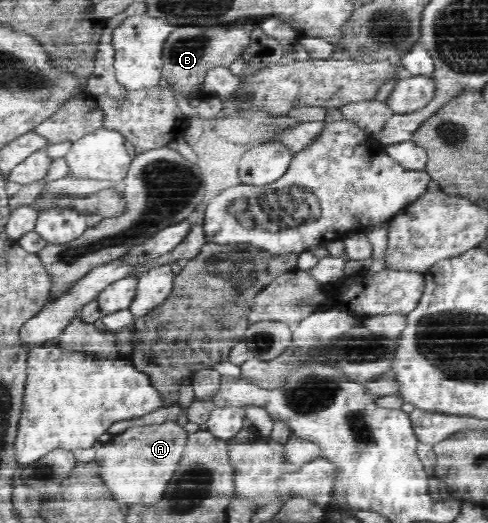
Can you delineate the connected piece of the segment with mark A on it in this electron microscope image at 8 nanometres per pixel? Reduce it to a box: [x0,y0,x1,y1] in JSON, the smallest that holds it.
[94,422,188,504]

